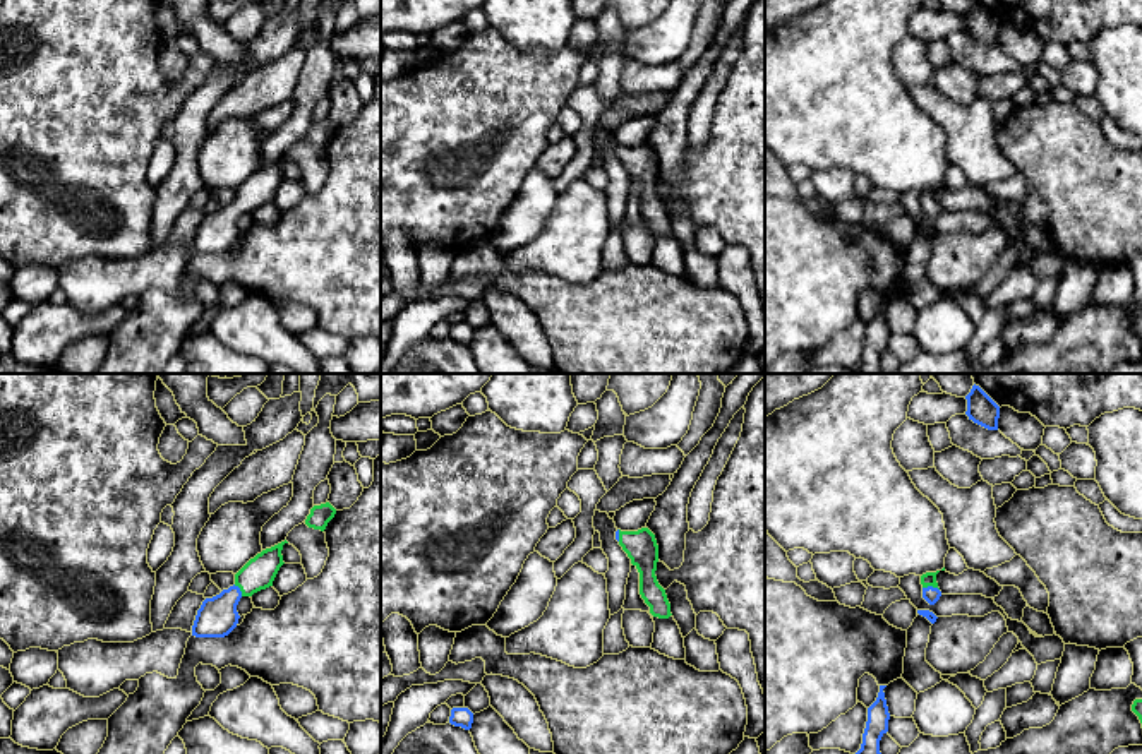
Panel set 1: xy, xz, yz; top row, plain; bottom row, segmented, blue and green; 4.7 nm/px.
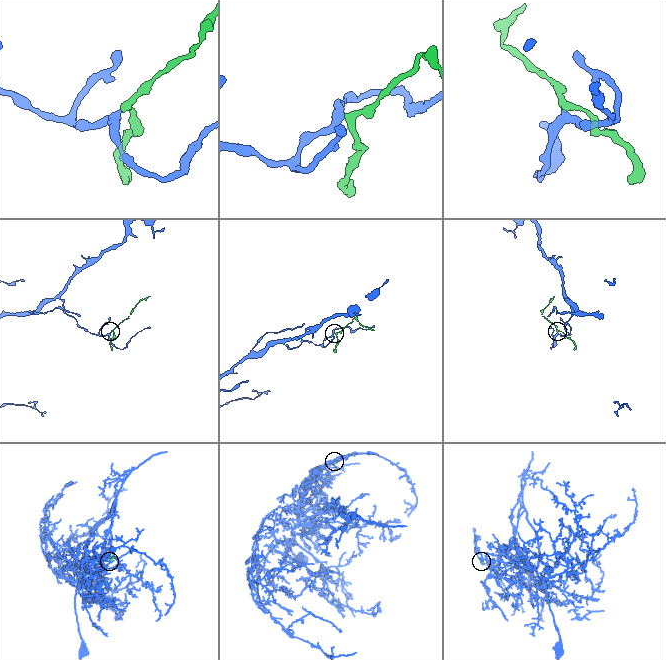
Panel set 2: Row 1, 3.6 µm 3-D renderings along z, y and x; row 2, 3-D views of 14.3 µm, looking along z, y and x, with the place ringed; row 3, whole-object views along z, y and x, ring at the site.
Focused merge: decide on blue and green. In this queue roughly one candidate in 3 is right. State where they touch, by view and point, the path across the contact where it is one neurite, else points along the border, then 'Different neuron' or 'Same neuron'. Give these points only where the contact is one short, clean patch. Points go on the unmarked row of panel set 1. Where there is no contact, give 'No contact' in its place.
Touches blue at yz (931, 203). Path across: yz (931, 211), (931, 203), (930, 194). Same neuron

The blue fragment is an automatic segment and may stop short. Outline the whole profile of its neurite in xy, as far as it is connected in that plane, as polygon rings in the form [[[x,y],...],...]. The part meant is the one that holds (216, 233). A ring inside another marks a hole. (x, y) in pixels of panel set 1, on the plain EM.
[[[286,156],[262,166],[250,175],[237,190],[235,200],[223,206],[213,214],[206,214],[197,226],[192,252],[195,254],[225,254],[238,240],[237,221],[242,212],[252,212],[254,209],[273,202],[273,197],[283,178],[283,161]]]

